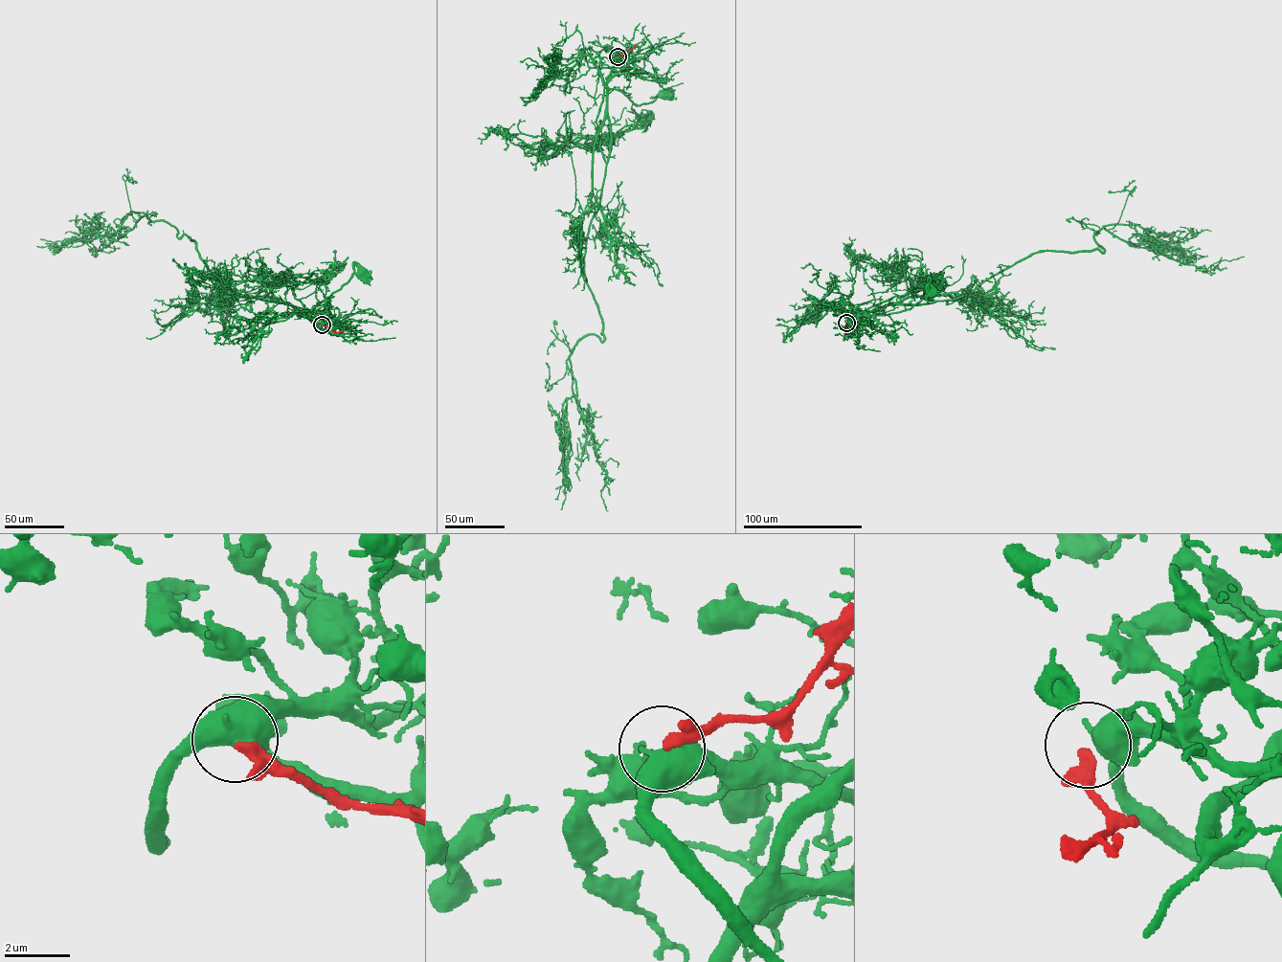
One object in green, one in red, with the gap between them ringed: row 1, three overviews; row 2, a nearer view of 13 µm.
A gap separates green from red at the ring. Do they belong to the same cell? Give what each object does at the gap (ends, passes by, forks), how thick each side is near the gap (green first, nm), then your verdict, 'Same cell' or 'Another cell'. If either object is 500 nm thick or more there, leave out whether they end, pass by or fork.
Thickness 750 nm (green) against 320 nm. Another cell

